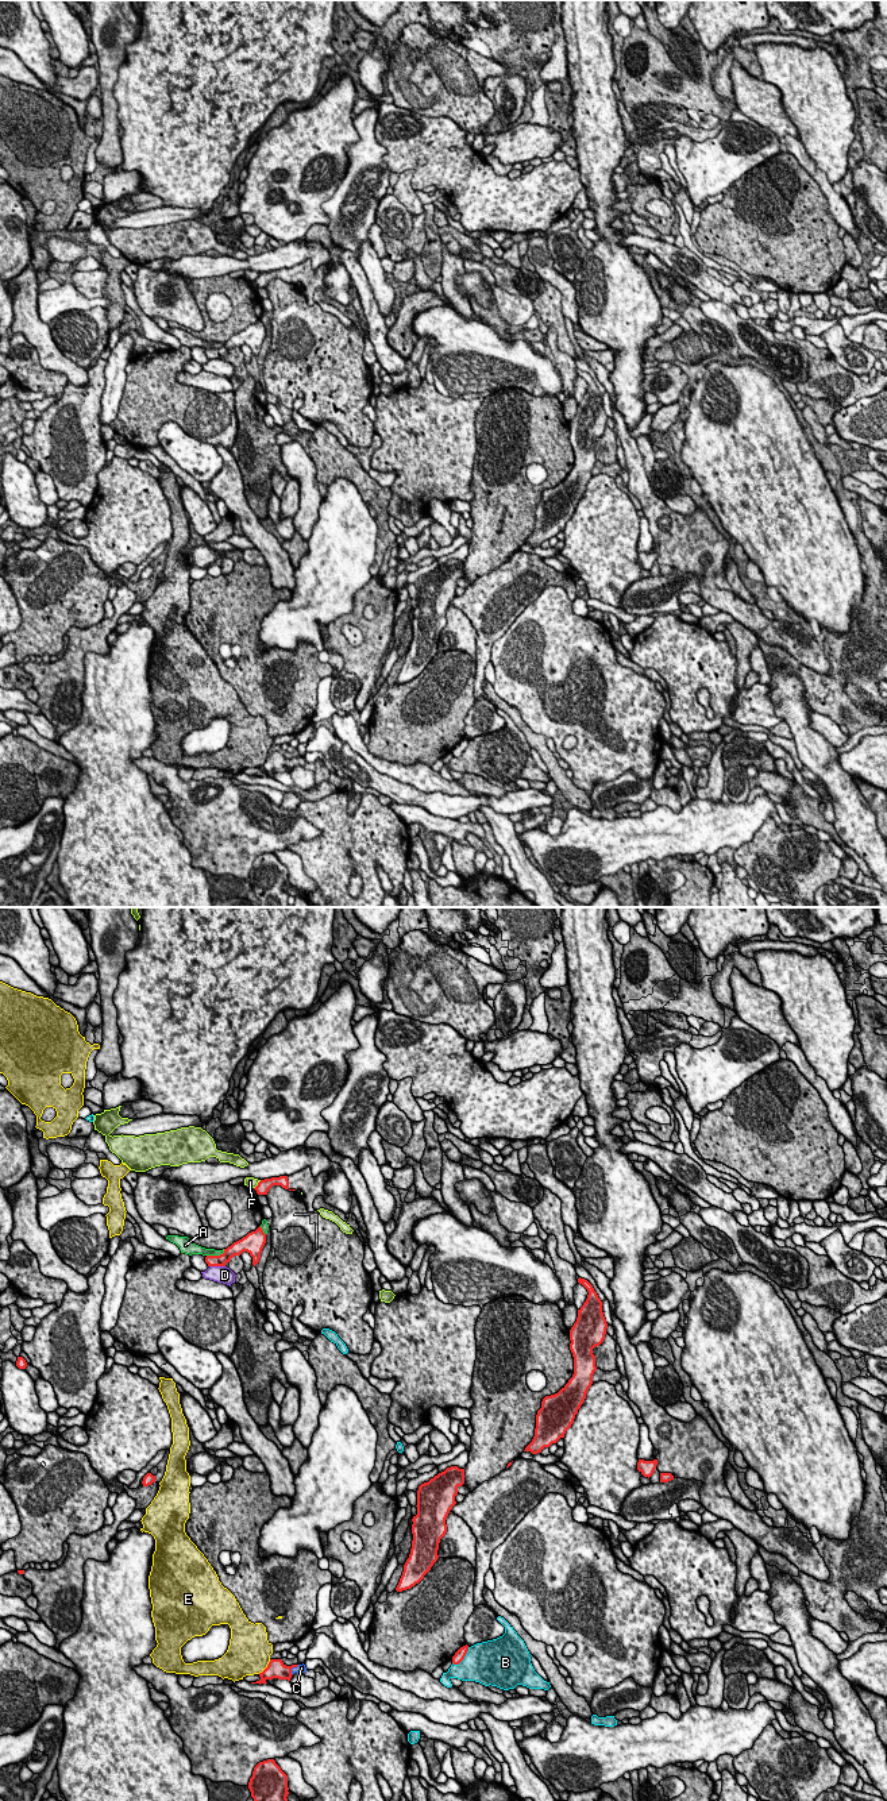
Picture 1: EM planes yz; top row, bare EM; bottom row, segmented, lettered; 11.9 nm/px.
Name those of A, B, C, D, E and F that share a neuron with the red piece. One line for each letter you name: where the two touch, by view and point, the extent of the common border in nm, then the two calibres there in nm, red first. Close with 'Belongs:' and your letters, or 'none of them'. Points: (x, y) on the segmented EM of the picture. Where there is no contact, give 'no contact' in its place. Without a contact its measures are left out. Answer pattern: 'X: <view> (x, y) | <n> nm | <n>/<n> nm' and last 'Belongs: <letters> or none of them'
C: yz (292, 1668) | 150 nm | 220/100 nm
Belongs: C

